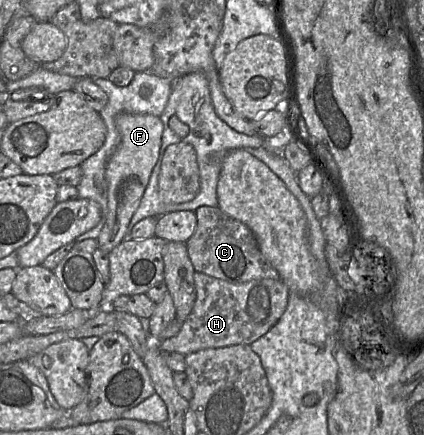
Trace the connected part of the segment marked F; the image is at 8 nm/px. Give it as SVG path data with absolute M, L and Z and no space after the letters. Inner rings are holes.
M119 113L115 118L119 131L119 145L108 160L106 181L108 187L108 215L97 239L98 248L110 252L128 236L128 225L138 209L149 183L162 146L164 130L160 116Z

